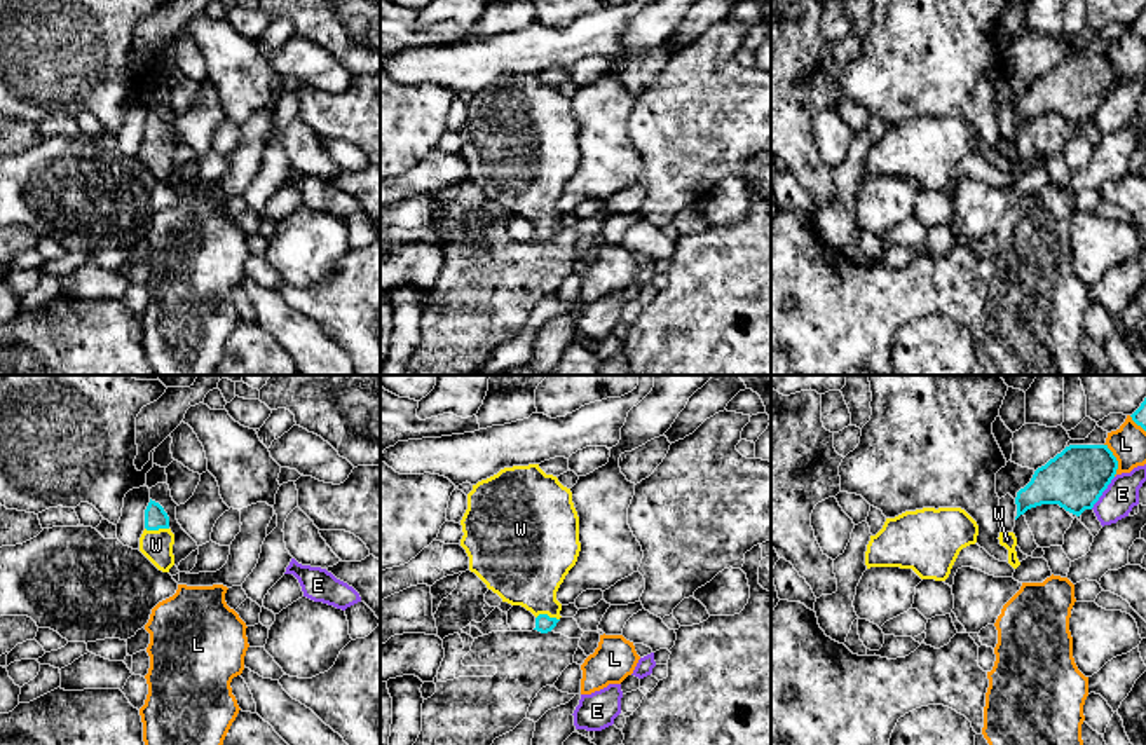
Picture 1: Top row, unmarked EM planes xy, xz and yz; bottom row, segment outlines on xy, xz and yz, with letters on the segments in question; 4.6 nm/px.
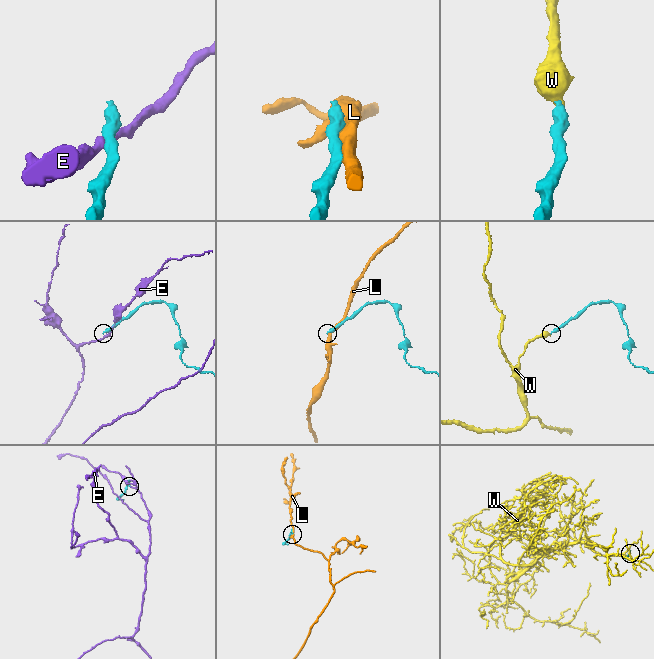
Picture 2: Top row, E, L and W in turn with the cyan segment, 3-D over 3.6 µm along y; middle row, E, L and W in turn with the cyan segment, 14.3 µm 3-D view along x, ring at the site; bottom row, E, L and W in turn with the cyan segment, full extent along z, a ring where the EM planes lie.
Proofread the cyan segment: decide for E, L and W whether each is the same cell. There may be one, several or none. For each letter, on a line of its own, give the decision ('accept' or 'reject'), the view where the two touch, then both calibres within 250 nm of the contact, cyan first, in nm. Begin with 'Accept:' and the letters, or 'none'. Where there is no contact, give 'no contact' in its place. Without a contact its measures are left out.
Accept: W
E: reject | yz | 280/160 nm
L: reject | yz | 280/160 nm
W: accept | xy | 100/140 nm

